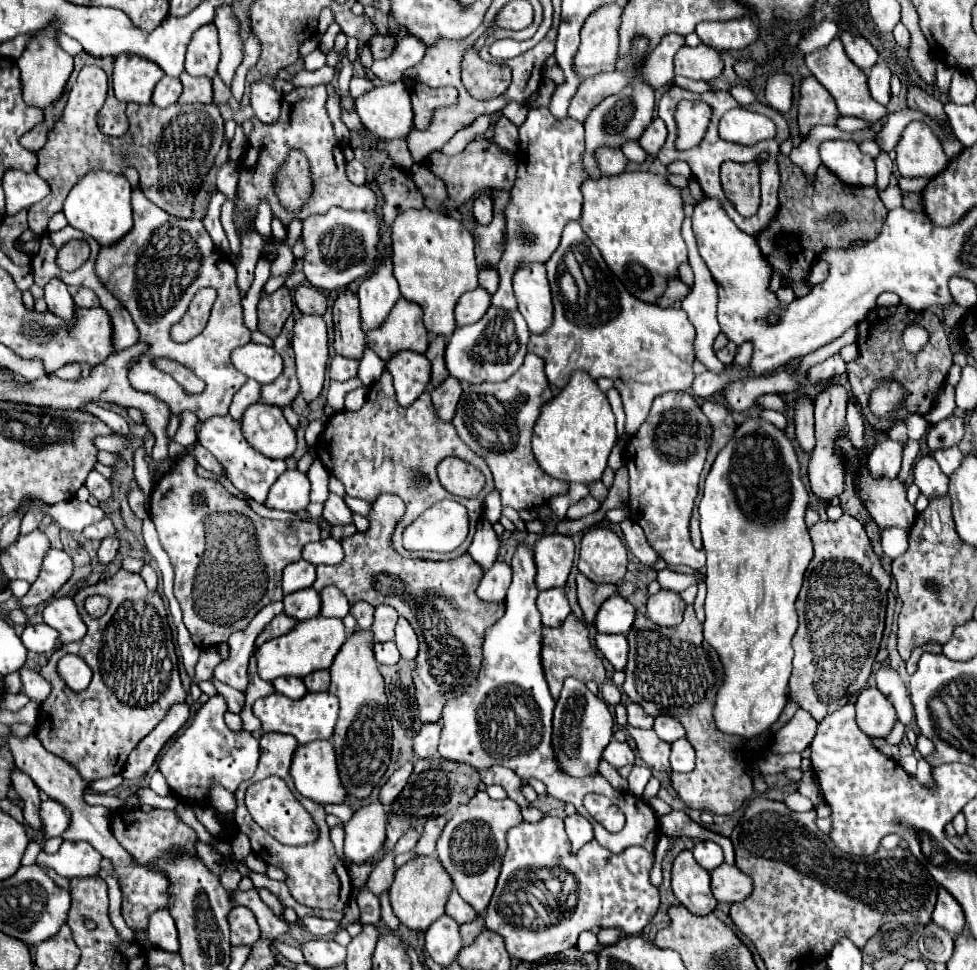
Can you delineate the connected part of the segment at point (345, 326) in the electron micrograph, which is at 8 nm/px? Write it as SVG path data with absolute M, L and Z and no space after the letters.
M344 290L338 294L332 306L332 316L336 330L336 340L334 340L336 354L360 360L366 350L366 334L362 332L358 298L352 290Z

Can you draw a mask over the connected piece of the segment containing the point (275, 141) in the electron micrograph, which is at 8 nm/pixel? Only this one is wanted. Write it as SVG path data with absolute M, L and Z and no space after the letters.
M318 84L312 88L294 88L292 92L284 94L282 98L282 114L278 118L278 122L274 124L262 124L258 118L252 118L252 132L248 136L248 148L246 154L240 162L240 176L238 176L238 190L234 196L234 226L242 228L246 232L246 228L254 226L254 218L258 212L258 204L262 198L266 198L270 204L272 216L278 216L278 220L284 226L290 226L290 222L294 220L294 214L286 212L282 206L278 206L276 198L272 196L272 176L276 172L276 168L280 166L280 162L286 158L290 148L300 148L304 150L304 154L310 160L312 166L312 178L316 180L316 192L314 192L314 200L312 204L308 204L306 208L302 208L298 212L298 220L306 220L312 214L326 214L328 208L338 206L344 210L374 210L376 208L376 194L370 186L356 186L352 182L348 182L346 174L344 174L344 164L346 158L344 154L338 150L338 140L334 136L334 128L332 122L326 114L326 86Z

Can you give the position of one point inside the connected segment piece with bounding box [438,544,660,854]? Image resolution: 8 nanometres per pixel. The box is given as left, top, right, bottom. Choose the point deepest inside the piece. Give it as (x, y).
(505, 716)

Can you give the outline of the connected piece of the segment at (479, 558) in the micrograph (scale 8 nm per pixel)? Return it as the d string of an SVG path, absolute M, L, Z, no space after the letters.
M480 520L468 554L474 558L474 562L482 566L482 570L488 570L494 564L494 560L498 560L498 548L500 542L496 532L492 530L492 524L488 520Z

